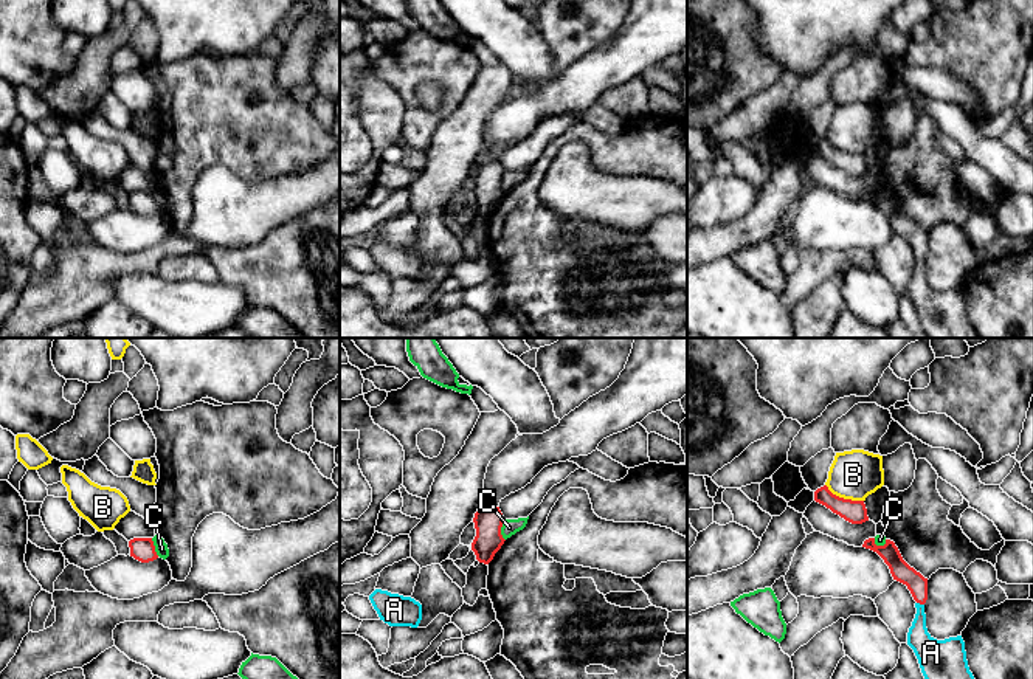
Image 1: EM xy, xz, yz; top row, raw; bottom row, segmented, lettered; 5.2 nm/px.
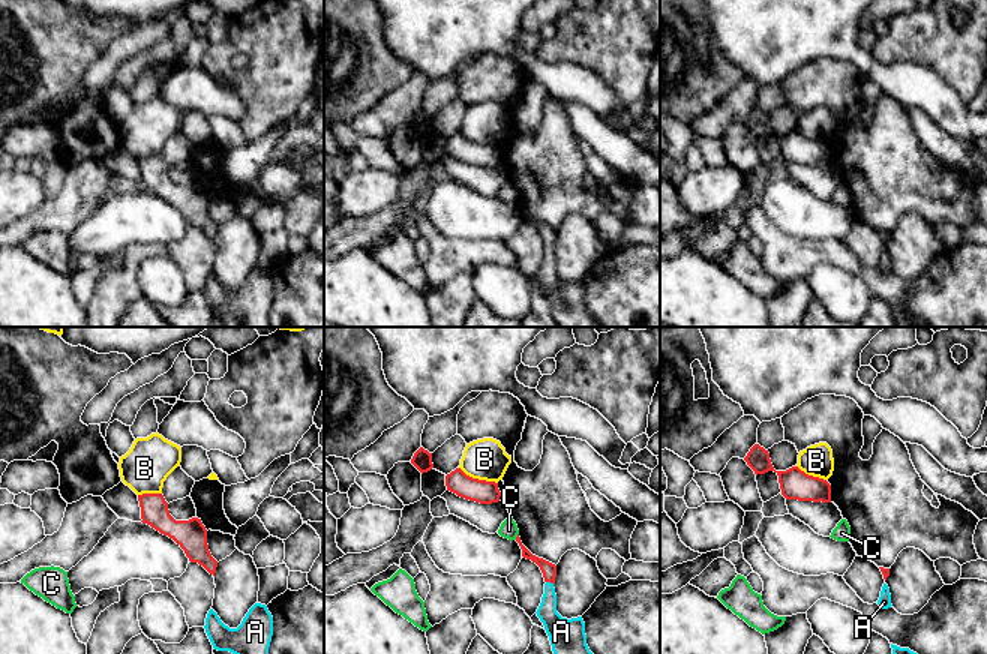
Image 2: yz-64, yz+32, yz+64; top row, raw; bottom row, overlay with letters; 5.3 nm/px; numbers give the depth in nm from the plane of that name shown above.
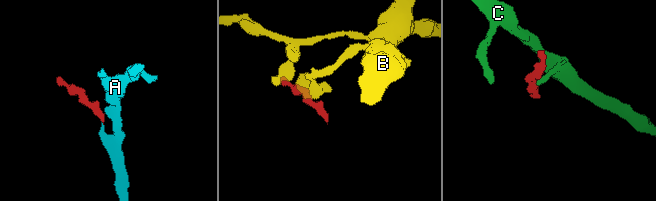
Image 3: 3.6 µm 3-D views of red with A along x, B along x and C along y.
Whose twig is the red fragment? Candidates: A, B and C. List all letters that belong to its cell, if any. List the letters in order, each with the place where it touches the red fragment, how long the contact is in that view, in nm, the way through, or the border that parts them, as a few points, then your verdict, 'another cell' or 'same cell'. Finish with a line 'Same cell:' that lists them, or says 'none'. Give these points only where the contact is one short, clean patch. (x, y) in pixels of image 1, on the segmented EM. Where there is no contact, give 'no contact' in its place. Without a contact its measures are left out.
A: meets red in yz at (920, 603); contact 40 nm long; runs through yz (900, 569), (918, 588), (920, 603), (920, 641), (928, 650); same cell
B: meets red in yz at (842, 498); contact 220 nm long; border along yz (825, 484), (839, 496), (863, 501); another cell
C: meets red in xz at (500, 530); contact 110 nm long; border along xz (503, 520), (501, 537), (504, 540); another cell
Same cell: A

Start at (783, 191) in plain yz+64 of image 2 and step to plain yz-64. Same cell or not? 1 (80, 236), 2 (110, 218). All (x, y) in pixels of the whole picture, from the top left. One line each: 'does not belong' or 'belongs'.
1: belongs
2: belongs

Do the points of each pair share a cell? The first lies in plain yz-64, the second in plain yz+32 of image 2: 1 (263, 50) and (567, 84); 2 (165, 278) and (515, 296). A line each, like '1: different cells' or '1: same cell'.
1: different cells
2: same cell

